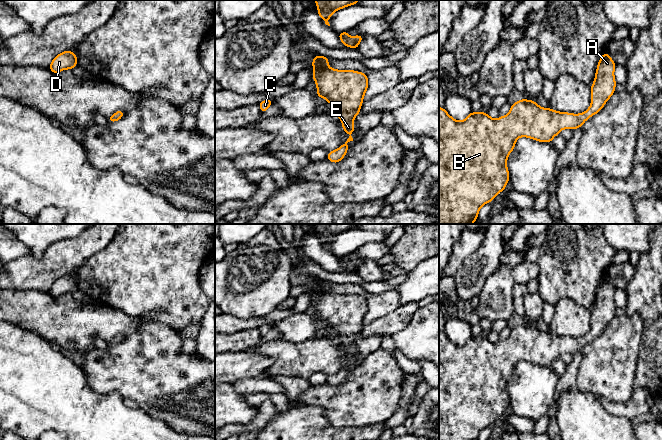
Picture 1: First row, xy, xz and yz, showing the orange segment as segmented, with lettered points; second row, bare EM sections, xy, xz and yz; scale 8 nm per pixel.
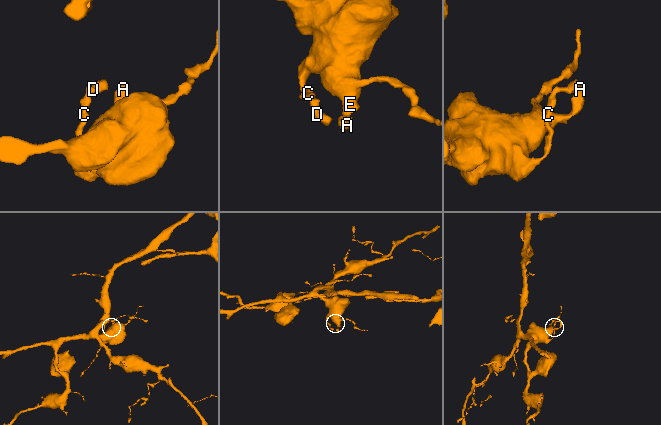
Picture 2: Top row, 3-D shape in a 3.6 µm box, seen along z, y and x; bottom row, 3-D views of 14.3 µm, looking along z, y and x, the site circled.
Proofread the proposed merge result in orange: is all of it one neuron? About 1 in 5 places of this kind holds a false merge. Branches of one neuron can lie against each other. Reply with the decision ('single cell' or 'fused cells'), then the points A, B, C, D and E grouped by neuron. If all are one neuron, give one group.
single cell | A B C D E

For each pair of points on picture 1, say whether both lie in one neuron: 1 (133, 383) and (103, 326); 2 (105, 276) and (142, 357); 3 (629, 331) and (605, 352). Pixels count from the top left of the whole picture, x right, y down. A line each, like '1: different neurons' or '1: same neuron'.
1: different neurons
2: different neurons
3: same neuron

